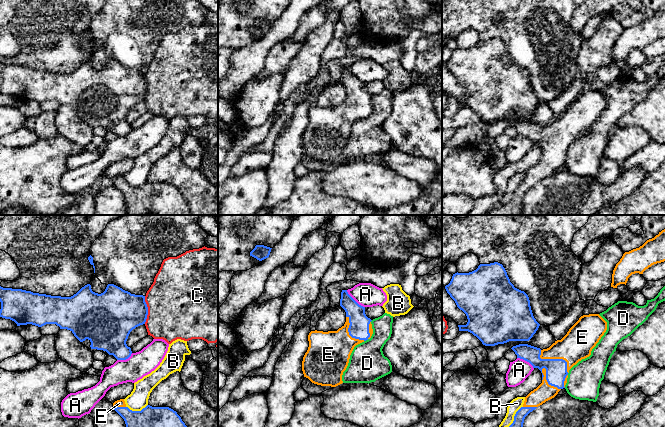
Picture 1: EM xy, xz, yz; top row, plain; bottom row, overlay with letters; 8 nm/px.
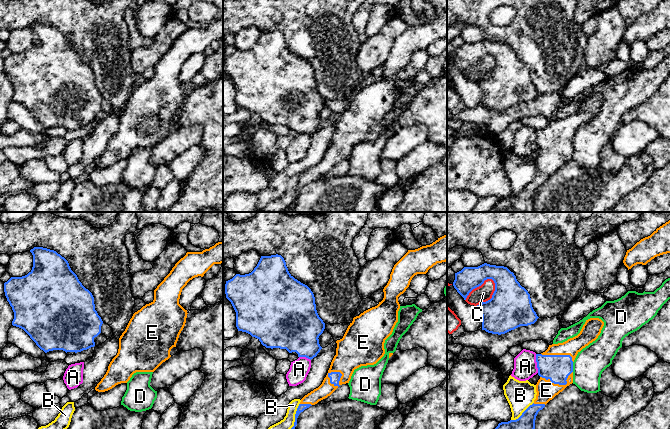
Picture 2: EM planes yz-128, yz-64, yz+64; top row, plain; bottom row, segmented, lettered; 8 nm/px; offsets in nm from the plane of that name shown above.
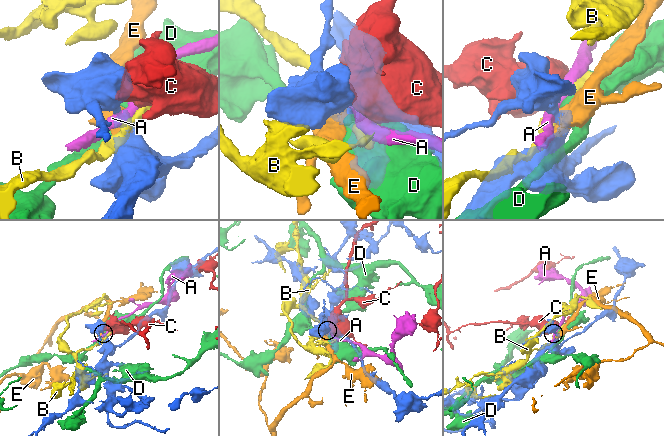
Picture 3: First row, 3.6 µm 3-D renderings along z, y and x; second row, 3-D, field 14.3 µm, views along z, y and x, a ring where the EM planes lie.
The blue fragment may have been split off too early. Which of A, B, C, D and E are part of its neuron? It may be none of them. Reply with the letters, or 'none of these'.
E

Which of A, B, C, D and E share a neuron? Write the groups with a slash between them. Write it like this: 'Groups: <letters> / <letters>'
Groups: A / B / C / D / E

